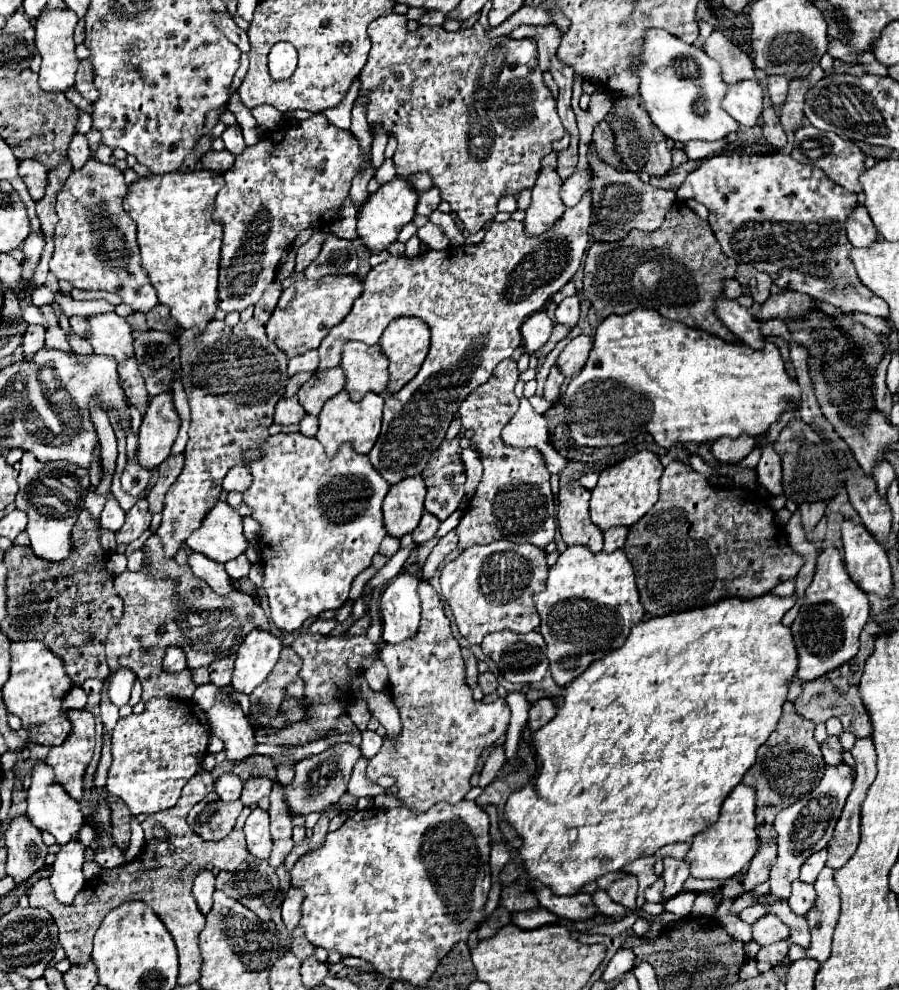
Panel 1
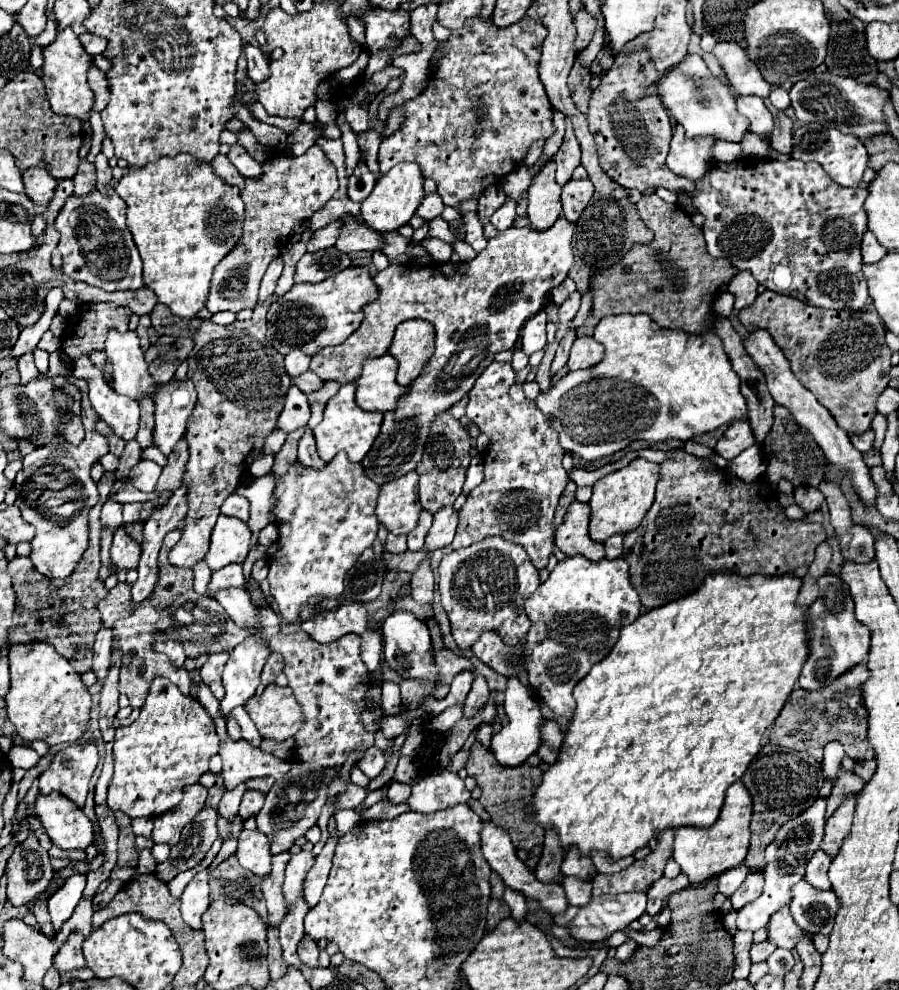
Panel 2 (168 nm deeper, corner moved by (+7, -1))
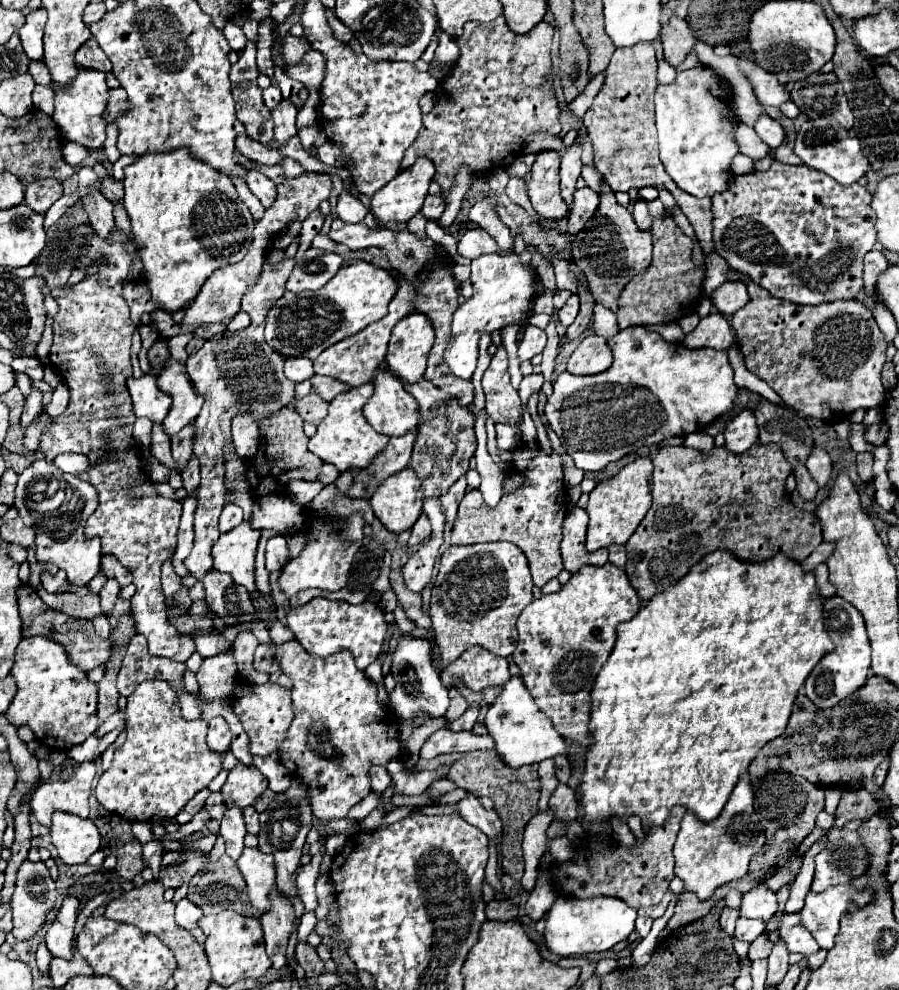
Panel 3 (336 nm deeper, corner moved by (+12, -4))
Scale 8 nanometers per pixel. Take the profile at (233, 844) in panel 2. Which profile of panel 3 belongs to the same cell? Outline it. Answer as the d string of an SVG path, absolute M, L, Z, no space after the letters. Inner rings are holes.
M229 807L225 809L225 815L221 819L221 829L219 829L219 835L225 839L225 845L227 845L227 855L231 859L237 859L239 853L243 851L245 843L243 843L243 837L245 837L245 821L243 821L243 815L241 815L241 809L239 807Z

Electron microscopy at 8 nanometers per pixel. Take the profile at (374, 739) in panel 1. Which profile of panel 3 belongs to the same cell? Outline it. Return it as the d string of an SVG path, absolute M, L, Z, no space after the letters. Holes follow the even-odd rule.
M371 765L369 779L371 779L371 789L377 791L377 793L385 791L387 785L391 783L391 775L387 773L387 769L383 765Z

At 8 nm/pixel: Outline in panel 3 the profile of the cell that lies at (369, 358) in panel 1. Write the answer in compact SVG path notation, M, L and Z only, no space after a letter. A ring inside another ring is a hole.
M381 369L371 381L373 395L367 399L363 413L371 427L385 435L403 435L419 425L417 401L405 391L399 377Z

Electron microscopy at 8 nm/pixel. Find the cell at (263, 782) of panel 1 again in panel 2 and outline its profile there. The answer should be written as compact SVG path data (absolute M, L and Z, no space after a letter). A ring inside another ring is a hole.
M246 790L242 796L242 804L240 804L240 818L242 820L254 818L262 806L264 806L264 794L256 790Z

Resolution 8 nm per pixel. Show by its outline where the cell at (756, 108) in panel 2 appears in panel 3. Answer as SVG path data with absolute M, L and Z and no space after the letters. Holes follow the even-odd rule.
M761 113L761 115L757 117L757 121L755 121L755 131L757 131L757 135L759 135L771 149L775 149L775 147L783 141L783 137L785 137L779 121L771 119L767 113Z

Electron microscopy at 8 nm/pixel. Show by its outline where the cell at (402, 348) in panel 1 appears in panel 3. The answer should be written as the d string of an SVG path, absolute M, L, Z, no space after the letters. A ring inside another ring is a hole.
M415 311L393 327L389 349L387 349L387 367L403 381L417 383L427 367L427 355L433 347L433 327L431 321Z

